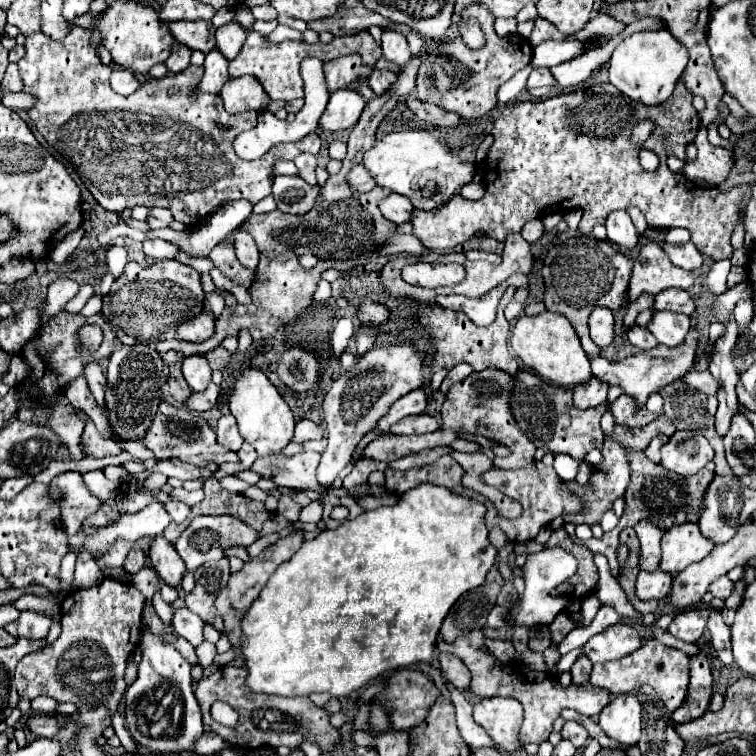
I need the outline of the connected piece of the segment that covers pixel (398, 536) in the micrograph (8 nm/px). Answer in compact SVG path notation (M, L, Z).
M419 484L417 488L411 488L409 492L397 494L399 500L393 506L381 506L377 510L367 510L359 514L353 520L347 520L335 530L325 530L313 540L303 542L299 552L281 564L277 572L269 578L267 586L261 590L259 598L253 602L251 610L245 614L241 626L243 626L243 648L241 654L245 656L245 668L249 670L247 686L253 692L263 694L277 694L277 696L309 696L315 692L327 692L331 696L347 696L361 686L369 684L377 676L411 666L415 662L426 662L433 666L435 655L435 638L439 634L441 622L445 620L449 608L459 600L461 594L469 592L471 588L479 588L479 584L485 584L485 576L497 562L497 548L489 542L489 528L485 526L485 514L487 508L483 502L477 502L473 498L465 498L457 492L449 492L449 488L441 488L435 484Z

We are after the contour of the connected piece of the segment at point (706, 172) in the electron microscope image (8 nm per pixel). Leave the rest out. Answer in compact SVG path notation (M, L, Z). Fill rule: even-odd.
M701 128L697 132L697 138L695 138L695 146L697 146L697 158L693 162L685 162L683 166L683 174L689 178L689 180L695 180L695 178L705 178L709 180L711 184L719 186L725 182L725 178L729 176L731 168L733 168L733 158L731 158L731 152L721 148L721 146L713 146L709 140L707 140L707 130Z

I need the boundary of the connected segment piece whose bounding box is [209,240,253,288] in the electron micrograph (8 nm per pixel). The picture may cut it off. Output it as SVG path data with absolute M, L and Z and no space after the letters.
M229 240L219 242L219 244L211 250L209 260L211 260L227 278L231 278L233 282L237 282L237 284L241 284L241 286L245 286L245 288L249 288L249 284L253 282L253 272L247 270L247 268L237 260L235 248L233 248L233 244L231 244Z

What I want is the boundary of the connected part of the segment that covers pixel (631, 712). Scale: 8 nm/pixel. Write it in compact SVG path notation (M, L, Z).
M635 694L613 696L599 714L603 732L623 744L637 744L641 738L641 704Z

